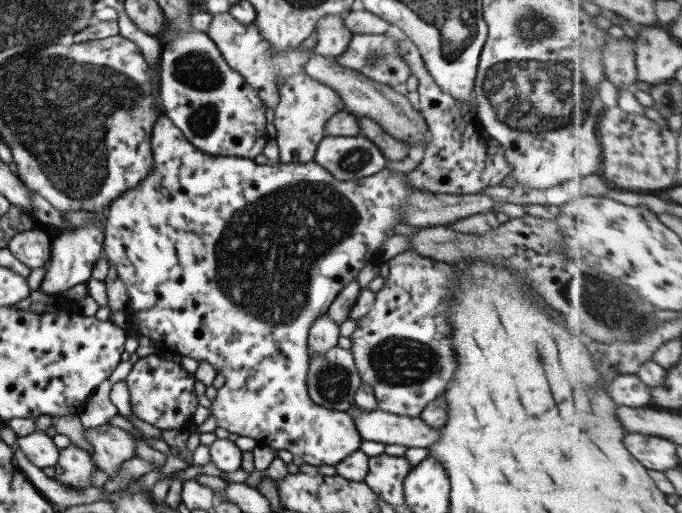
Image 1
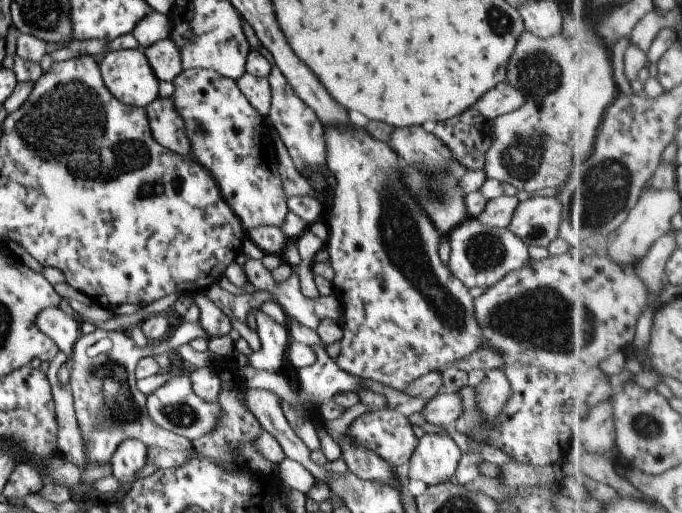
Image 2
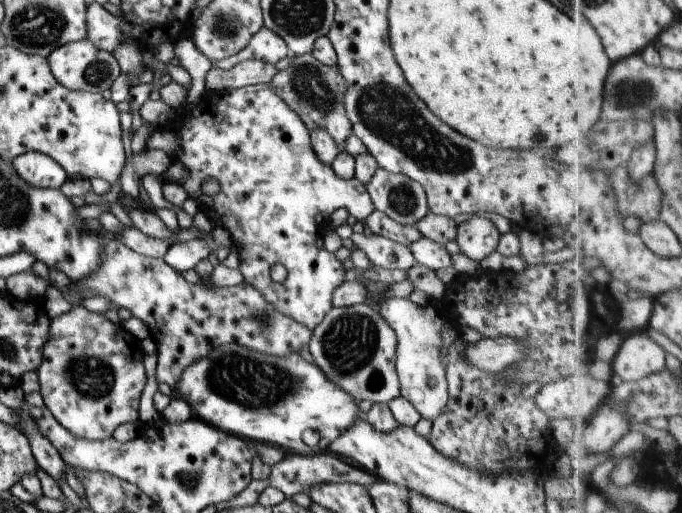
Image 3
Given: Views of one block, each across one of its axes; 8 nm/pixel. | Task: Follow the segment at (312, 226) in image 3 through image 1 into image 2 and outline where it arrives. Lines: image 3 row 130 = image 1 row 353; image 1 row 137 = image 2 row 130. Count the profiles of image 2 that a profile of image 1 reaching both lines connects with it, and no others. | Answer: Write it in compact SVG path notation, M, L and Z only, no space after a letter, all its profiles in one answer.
M172 97L158 98L146 106L153 138L167 150L195 160L190 151L190 142L186 137L181 115L178 115Z

